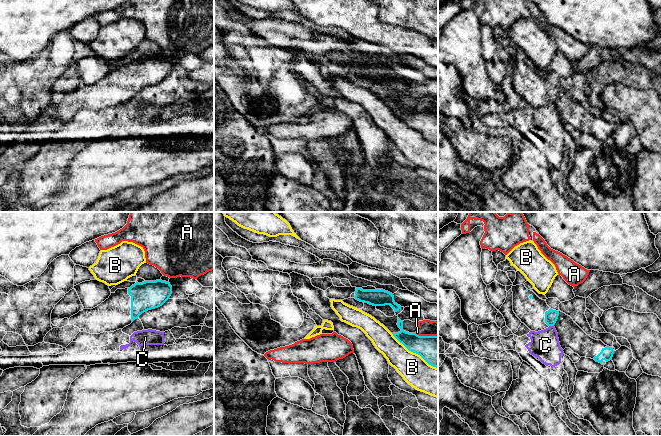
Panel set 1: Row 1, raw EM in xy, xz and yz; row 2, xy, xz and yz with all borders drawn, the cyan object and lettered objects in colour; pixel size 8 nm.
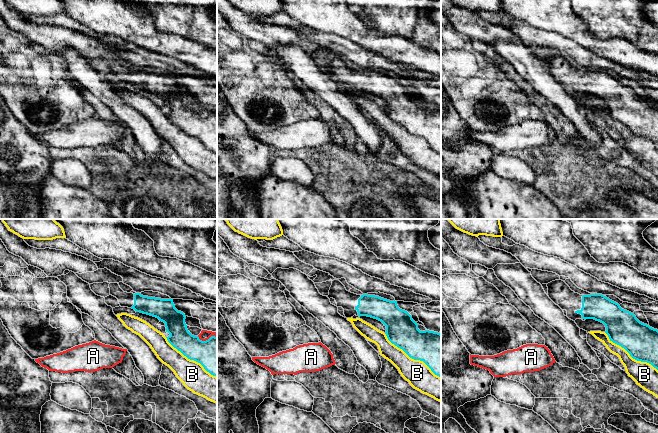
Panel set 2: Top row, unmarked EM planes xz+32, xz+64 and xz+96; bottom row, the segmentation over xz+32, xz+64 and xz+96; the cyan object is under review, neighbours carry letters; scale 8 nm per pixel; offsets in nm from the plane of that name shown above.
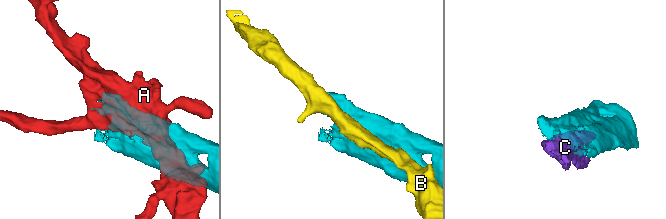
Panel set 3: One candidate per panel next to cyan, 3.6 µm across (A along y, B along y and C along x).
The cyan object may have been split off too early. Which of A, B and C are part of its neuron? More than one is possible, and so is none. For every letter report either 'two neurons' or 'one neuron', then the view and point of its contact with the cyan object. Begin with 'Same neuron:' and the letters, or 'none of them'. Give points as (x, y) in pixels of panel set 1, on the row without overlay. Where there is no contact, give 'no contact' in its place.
Same neuron: none of them
A: two neurons; meets cyan in xz at (426, 112)
B: two neurons; meets cyan in xz at (414, 128)
C: two neurons; meets cyan in yz at (551, 101)

